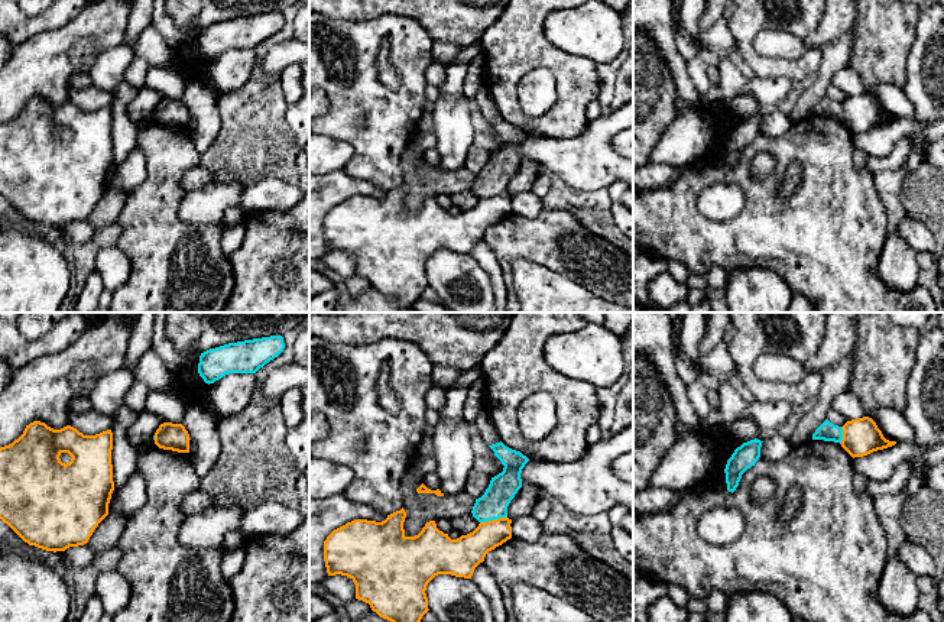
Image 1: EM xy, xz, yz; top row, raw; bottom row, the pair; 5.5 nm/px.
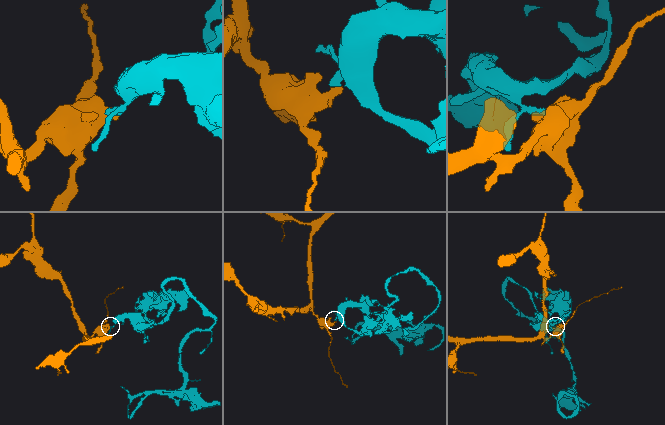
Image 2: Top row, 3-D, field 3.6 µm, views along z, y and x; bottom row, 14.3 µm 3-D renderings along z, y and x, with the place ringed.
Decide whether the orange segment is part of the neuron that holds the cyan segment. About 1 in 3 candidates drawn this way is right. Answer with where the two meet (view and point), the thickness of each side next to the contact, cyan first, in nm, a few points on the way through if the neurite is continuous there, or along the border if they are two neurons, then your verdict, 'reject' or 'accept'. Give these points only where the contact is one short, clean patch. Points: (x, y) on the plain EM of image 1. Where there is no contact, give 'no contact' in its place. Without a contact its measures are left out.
meets cyan in xz at (493, 194); 160 nm thick on the cyan side, 190 nm on the other; border along xz (506, 191), (480, 198); reject

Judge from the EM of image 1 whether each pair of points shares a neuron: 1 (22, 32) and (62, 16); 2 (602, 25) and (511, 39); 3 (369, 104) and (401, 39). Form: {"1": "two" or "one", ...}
{"1": "one", "2": "two", "3": "one"}

